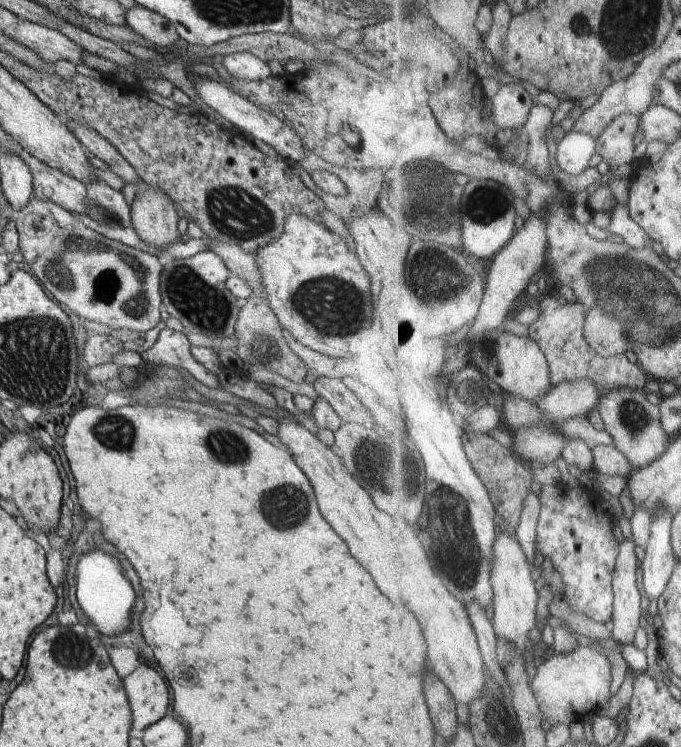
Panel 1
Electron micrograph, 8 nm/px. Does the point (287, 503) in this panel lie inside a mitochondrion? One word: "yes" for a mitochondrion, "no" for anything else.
yes

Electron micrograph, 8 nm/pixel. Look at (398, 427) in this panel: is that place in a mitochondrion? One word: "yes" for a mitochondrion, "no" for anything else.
no

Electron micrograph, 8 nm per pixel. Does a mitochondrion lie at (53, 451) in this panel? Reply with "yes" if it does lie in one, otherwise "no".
no

